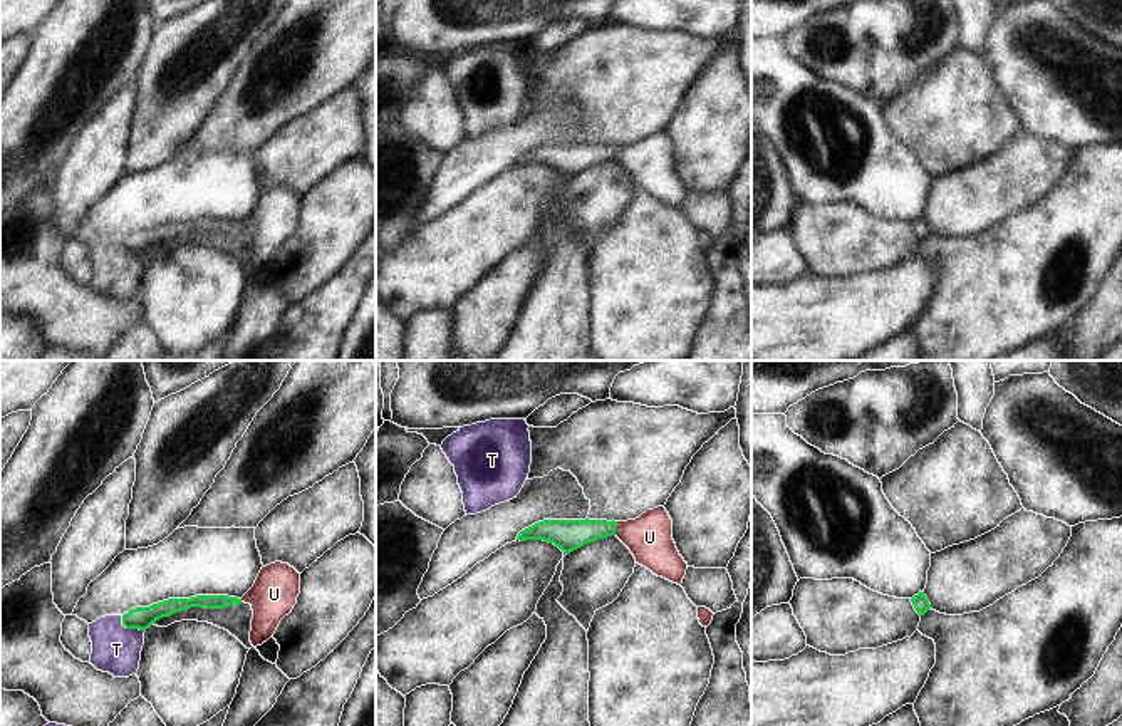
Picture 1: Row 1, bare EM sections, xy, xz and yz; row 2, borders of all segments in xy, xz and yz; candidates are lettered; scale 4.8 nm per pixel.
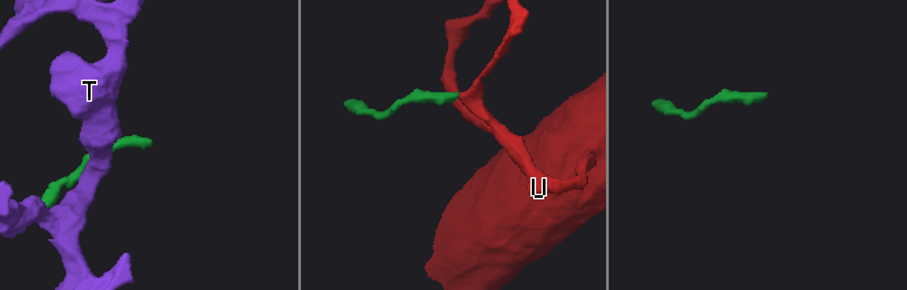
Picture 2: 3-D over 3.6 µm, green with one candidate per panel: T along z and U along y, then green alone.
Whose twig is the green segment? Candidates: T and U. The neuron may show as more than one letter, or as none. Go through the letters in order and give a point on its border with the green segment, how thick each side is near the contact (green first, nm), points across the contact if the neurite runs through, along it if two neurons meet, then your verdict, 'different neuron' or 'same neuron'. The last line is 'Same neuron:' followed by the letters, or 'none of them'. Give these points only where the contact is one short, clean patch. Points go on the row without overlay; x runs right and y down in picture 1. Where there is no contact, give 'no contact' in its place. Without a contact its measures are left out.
T: meets green in xy at (129, 252); 110 nm thick on the green side, 220 nm on the other; different neuron
U: meets green in xz at (616, 151); 150 nm thick on the green side, 220 nm on the other; runs through xz (569, 160), (616, 151), (649, 161); same neuron
Same neuron: U

